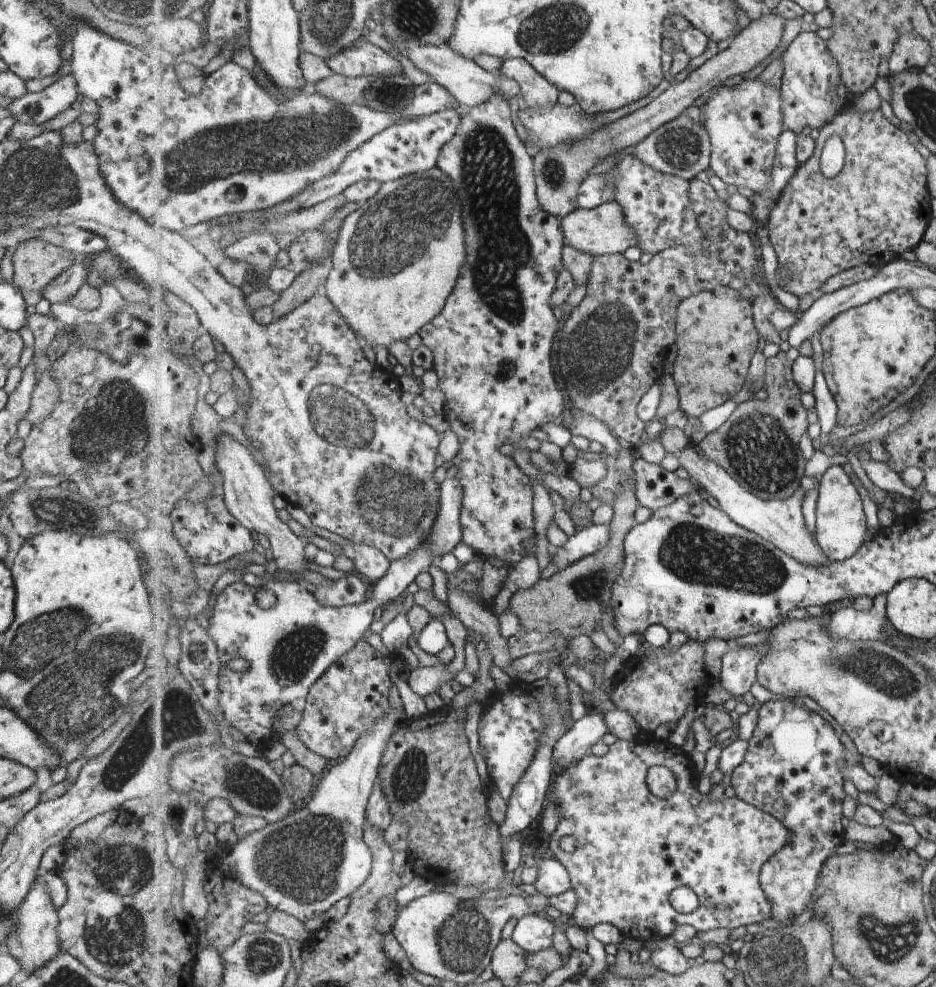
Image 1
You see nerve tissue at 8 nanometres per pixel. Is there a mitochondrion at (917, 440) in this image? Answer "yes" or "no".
yes

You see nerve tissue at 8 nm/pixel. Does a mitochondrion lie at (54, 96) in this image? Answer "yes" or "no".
no

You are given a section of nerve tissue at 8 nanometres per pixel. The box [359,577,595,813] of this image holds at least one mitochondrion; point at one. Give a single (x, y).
(409, 778)

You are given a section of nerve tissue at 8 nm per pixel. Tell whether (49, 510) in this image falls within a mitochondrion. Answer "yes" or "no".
yes

